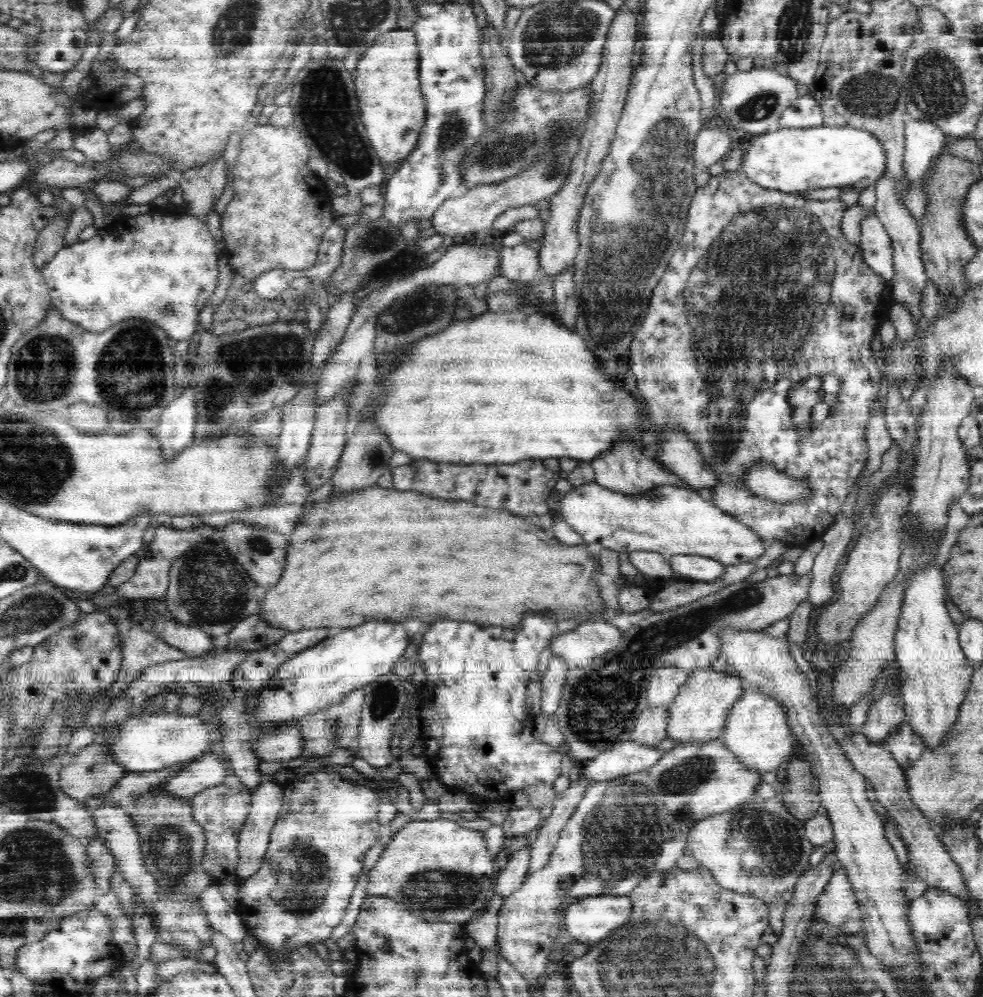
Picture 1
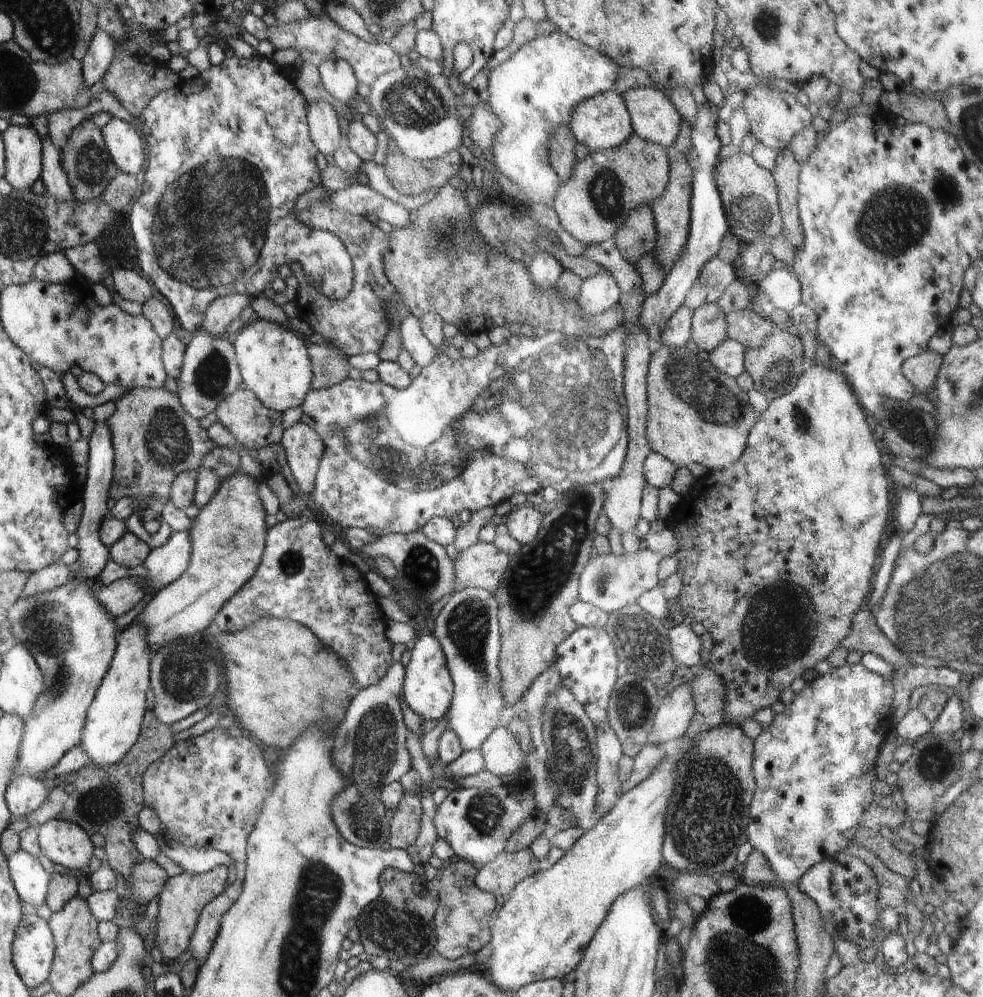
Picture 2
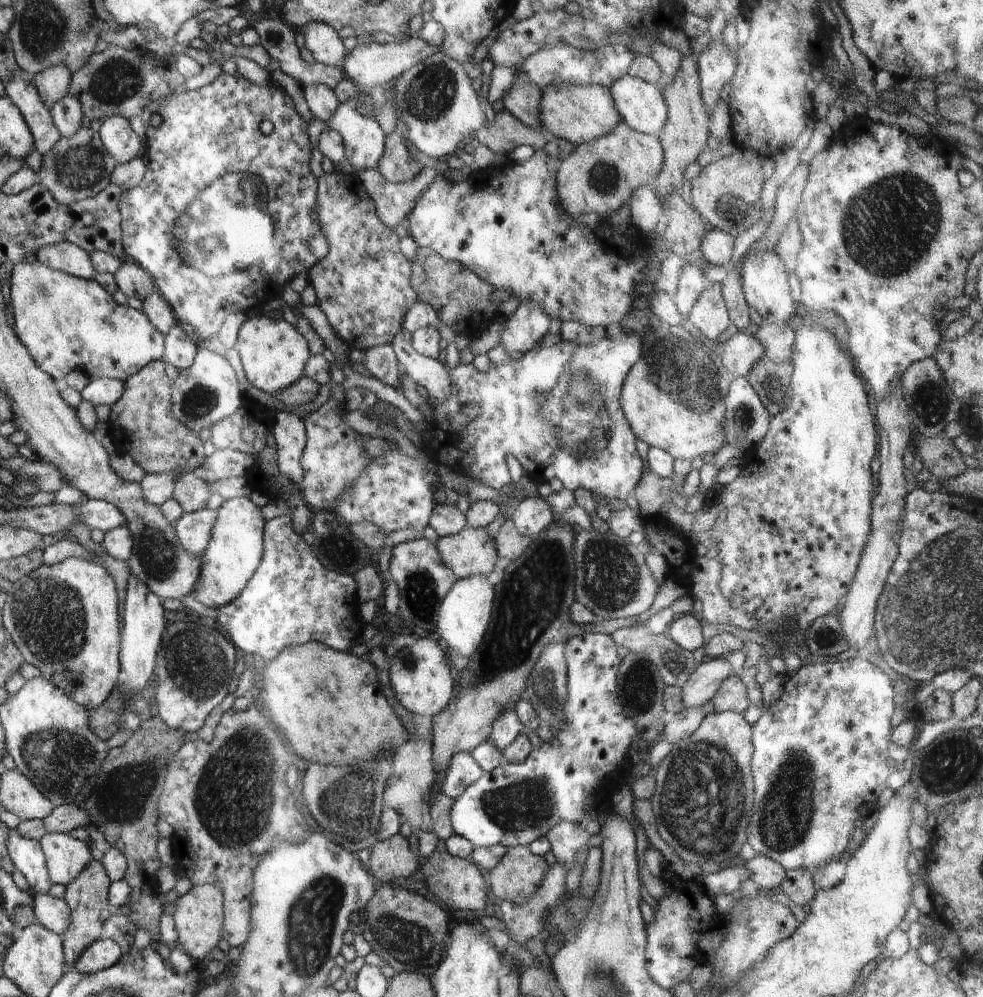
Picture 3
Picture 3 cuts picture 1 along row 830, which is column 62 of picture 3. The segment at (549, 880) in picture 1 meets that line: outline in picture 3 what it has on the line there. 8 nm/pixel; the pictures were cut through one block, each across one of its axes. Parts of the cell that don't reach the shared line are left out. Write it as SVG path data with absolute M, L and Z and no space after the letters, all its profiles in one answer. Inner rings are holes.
M71 558L52 566L40 565L26 576L15 580L6 596L8 601L4 606L4 625L10 636L13 636L14 644L21 649L25 662L39 668L42 677L51 680L86 710L100 706L116 682L119 682L120 674L120 620L112 576L99 563Z

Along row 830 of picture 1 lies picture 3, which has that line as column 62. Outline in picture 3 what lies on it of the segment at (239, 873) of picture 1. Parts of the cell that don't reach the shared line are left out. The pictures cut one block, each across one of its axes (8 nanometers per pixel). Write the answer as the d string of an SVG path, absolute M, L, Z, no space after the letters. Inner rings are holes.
M58 241L39 248L36 256L43 265L84 280L92 279L96 271L91 253L68 241Z

